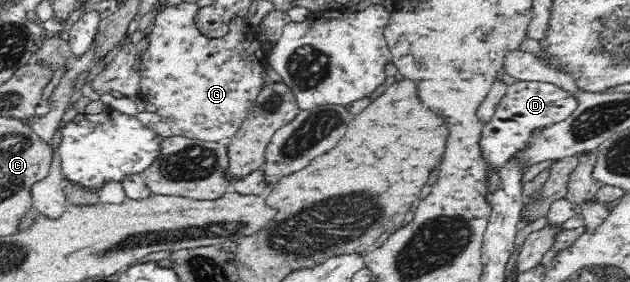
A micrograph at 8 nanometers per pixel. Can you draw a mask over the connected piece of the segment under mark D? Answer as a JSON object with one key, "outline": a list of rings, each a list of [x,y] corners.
{"outline":[[[519,81],[508,85],[497,114],[489,123],[484,124],[479,141],[483,160],[487,162],[488,178],[499,165],[511,160],[520,152],[539,127],[549,127],[569,118],[577,109],[578,102],[563,85],[541,81]]]}

